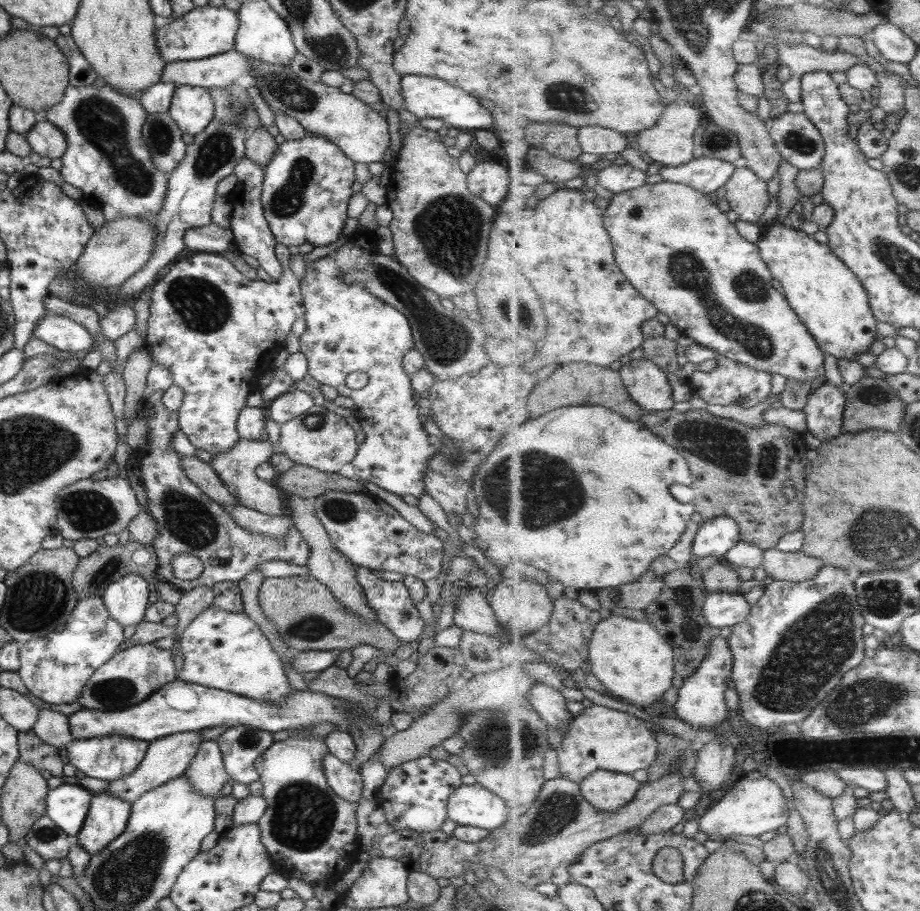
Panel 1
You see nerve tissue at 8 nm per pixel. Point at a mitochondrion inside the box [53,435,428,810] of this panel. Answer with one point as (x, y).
(191, 522)

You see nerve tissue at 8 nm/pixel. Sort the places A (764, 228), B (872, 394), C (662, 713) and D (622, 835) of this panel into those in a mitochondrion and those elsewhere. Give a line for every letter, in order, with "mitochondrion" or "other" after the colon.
A: other
B: mitochondrion
C: other
D: other

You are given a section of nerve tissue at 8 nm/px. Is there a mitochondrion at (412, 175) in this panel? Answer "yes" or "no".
no

